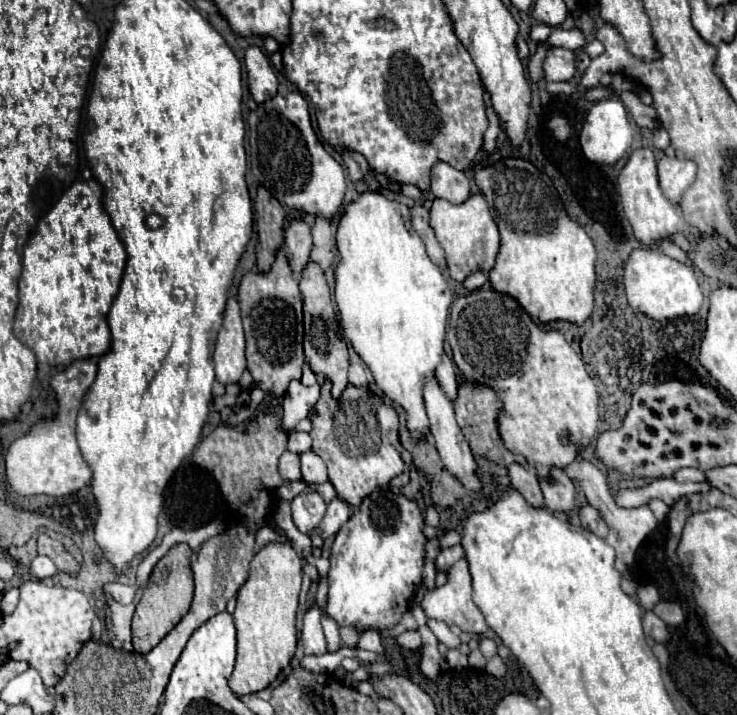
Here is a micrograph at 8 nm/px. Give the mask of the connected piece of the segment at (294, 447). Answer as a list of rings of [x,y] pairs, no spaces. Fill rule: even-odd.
[[[292,432],[288,436],[287,450],[301,454],[312,447],[312,438],[306,432]]]

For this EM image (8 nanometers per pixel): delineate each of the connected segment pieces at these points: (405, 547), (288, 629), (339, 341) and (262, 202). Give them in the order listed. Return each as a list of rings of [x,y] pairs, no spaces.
[[[377,489],[363,499],[349,521],[339,529],[331,547],[327,613],[339,625],[365,629],[387,629],[409,609],[409,597],[421,583],[423,515],[415,501],[389,489]]]
[[[269,543],[253,557],[249,579],[243,583],[243,587],[237,593],[237,607],[233,613],[235,627],[237,627],[237,663],[233,675],[229,677],[229,687],[233,693],[249,695],[249,693],[263,691],[291,663],[297,645],[295,613],[297,613],[297,597],[301,589],[301,575],[303,575],[301,557],[295,553],[291,545]]]
[[[309,263],[299,277],[299,289],[303,295],[303,323],[305,323],[305,359],[317,375],[327,377],[333,383],[333,397],[337,399],[347,385],[347,367],[349,367],[349,353],[347,345],[339,333],[339,325],[335,319],[335,309],[331,303],[331,293],[323,275],[323,269],[317,263]]]
[[[259,187],[255,209],[259,227],[265,233],[261,243],[257,243],[257,269],[265,273],[275,259],[275,251],[283,245],[283,207],[269,191]]]

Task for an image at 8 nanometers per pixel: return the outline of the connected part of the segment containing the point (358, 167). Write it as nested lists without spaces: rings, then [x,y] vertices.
[[[343,149],[343,151],[341,151],[341,157],[343,157],[343,163],[347,165],[349,177],[351,177],[353,181],[359,181],[359,179],[365,175],[365,171],[369,169],[365,157],[359,155],[359,153],[355,153],[355,151],[351,151],[351,149]]]

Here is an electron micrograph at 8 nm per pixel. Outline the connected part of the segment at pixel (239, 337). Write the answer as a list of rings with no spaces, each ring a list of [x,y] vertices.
[[[229,297],[225,305],[225,317],[217,333],[213,361],[215,361],[217,381],[221,381],[223,385],[239,381],[243,369],[247,367],[241,313],[239,313],[239,303],[233,297]]]

